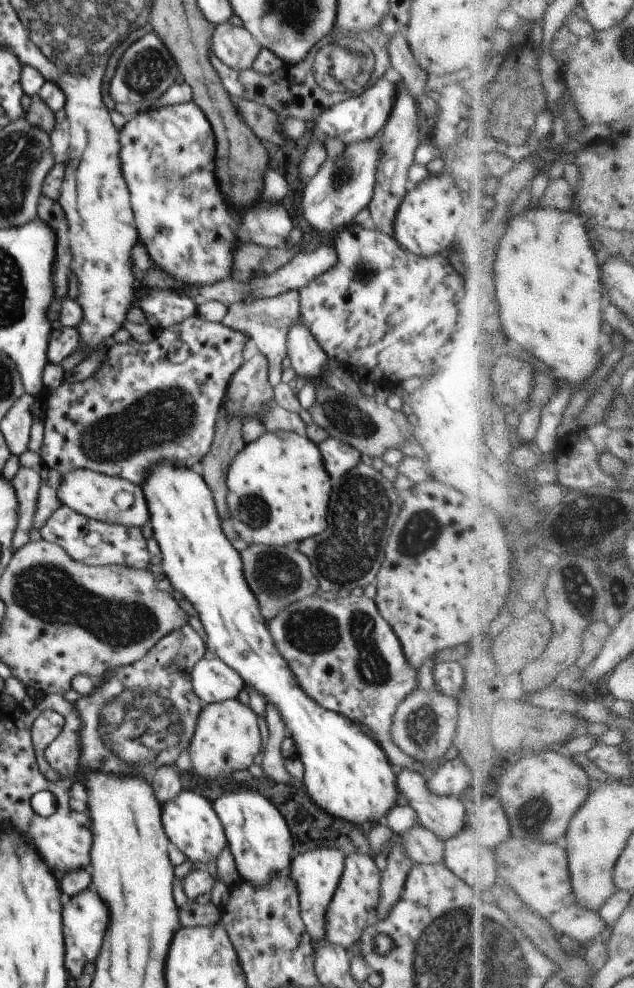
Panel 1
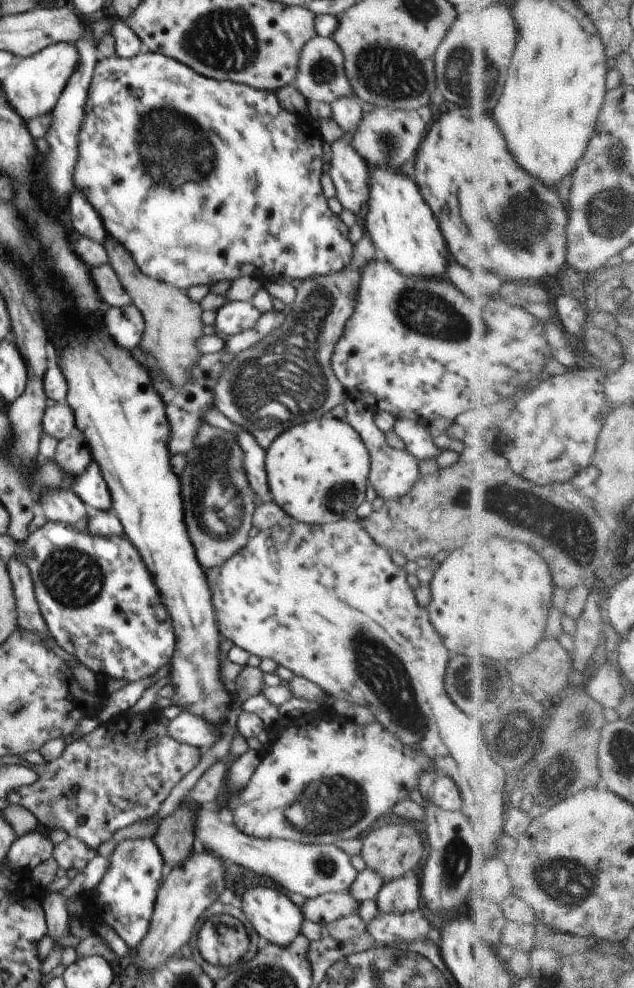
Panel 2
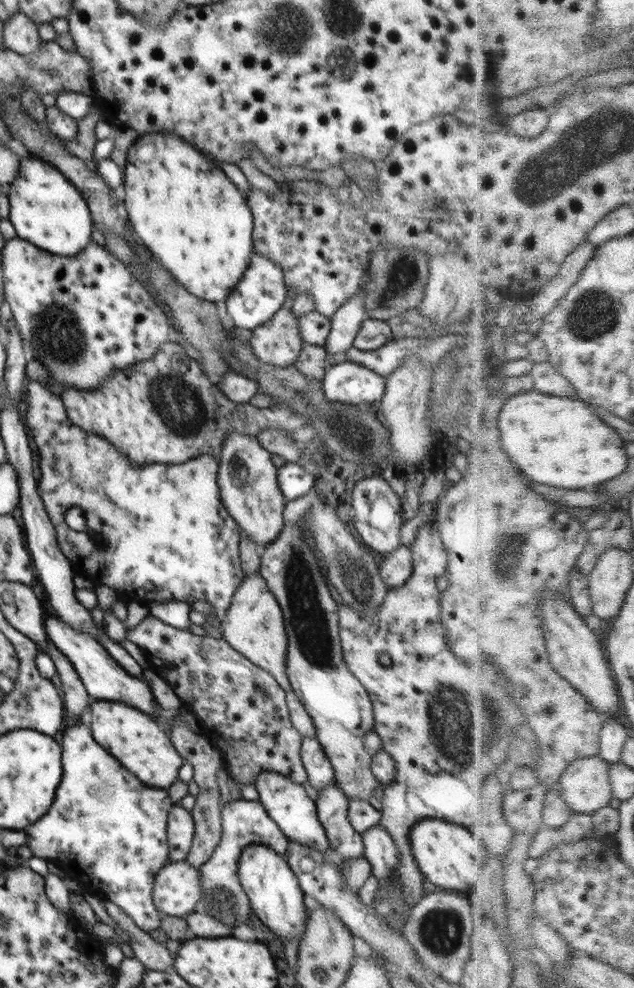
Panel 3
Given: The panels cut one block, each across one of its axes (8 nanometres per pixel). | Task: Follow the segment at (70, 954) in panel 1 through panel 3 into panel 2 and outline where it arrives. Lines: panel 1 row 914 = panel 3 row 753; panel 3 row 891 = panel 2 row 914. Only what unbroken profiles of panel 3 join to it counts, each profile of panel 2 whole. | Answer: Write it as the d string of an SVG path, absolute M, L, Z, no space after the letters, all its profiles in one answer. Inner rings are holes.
M151 838L122 840L109 859L110 868L96 886L96 896L85 903L86 909L96 922L110 926L134 953L147 936L165 863Z

